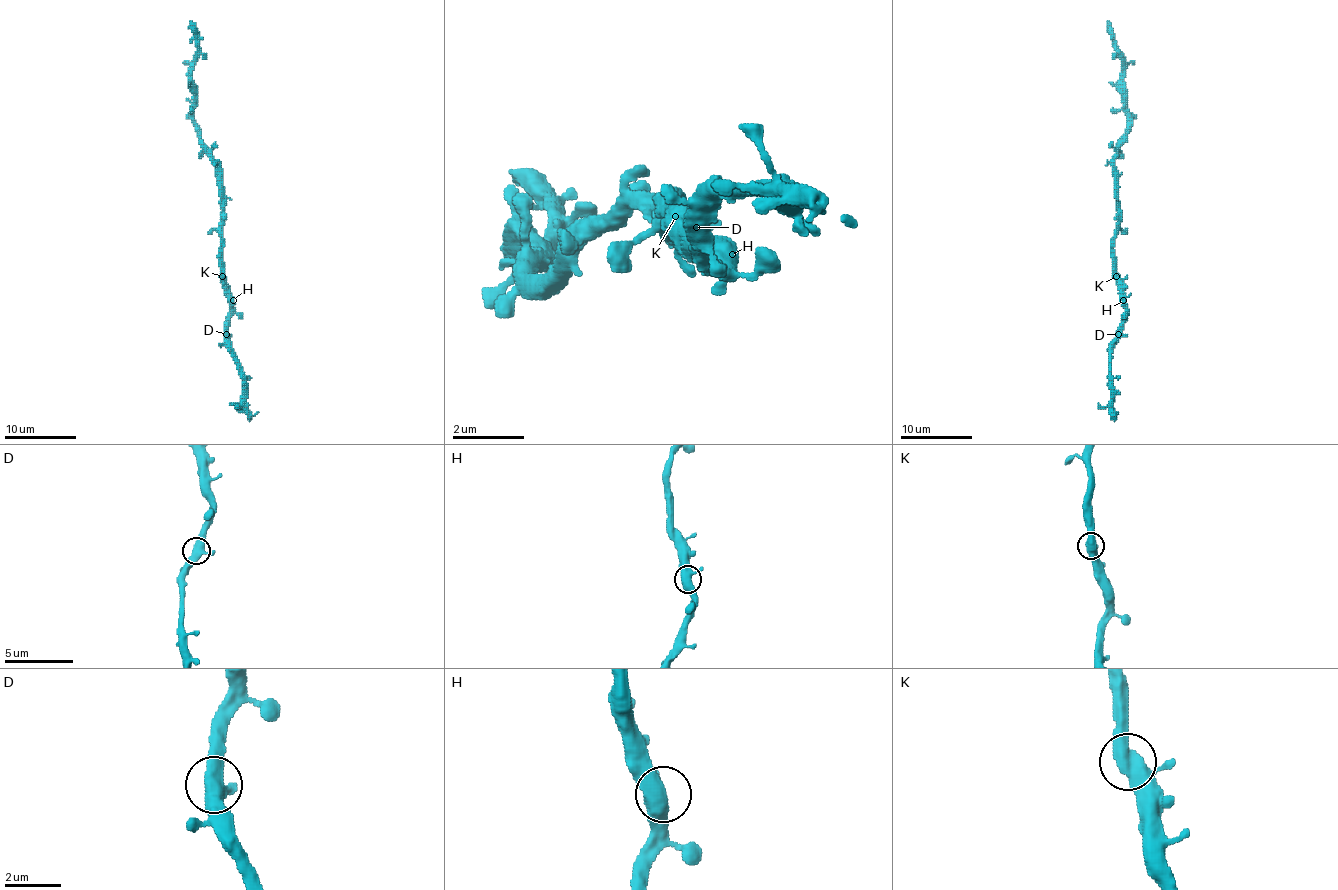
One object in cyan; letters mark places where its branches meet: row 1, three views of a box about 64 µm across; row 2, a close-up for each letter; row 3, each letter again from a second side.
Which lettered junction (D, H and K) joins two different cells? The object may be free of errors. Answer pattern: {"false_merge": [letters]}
{"false_merge": []}

